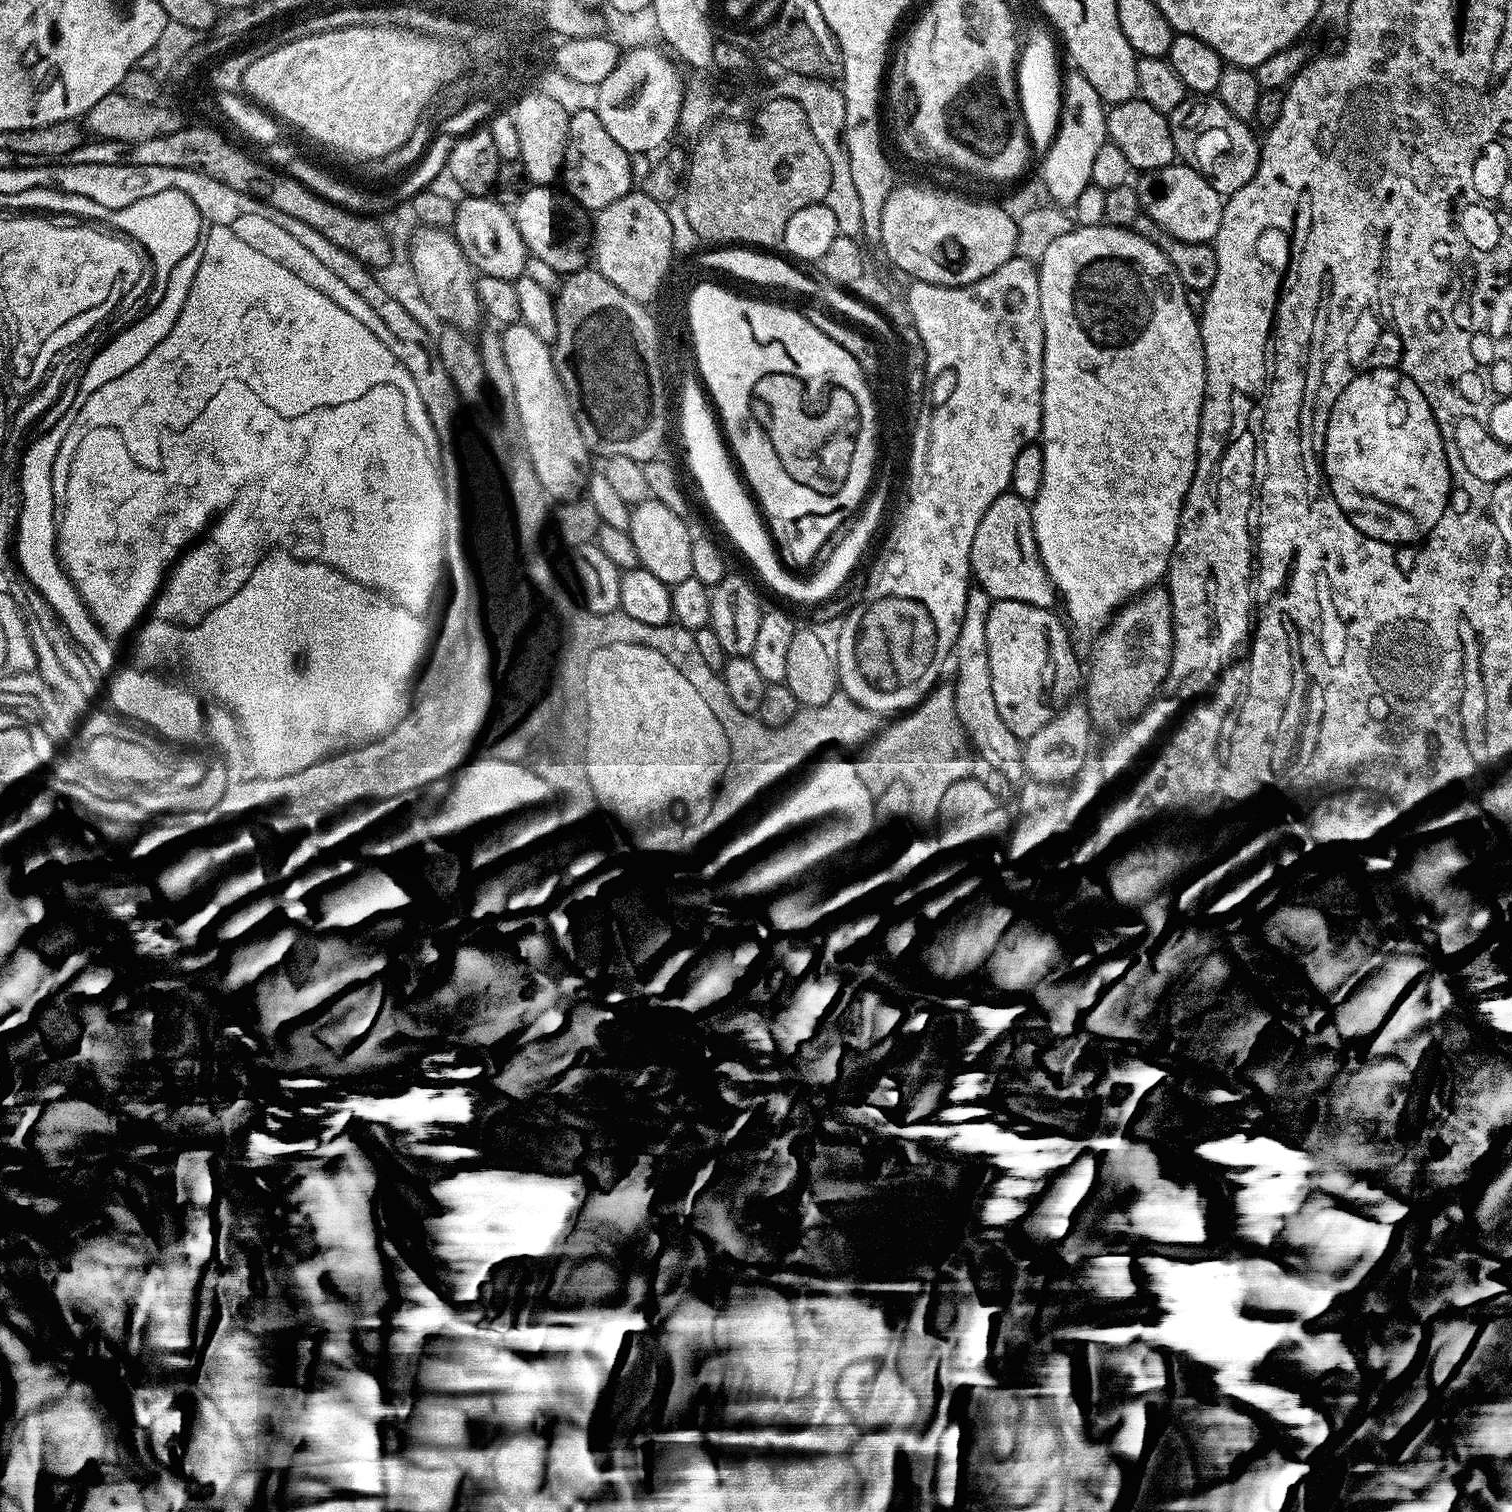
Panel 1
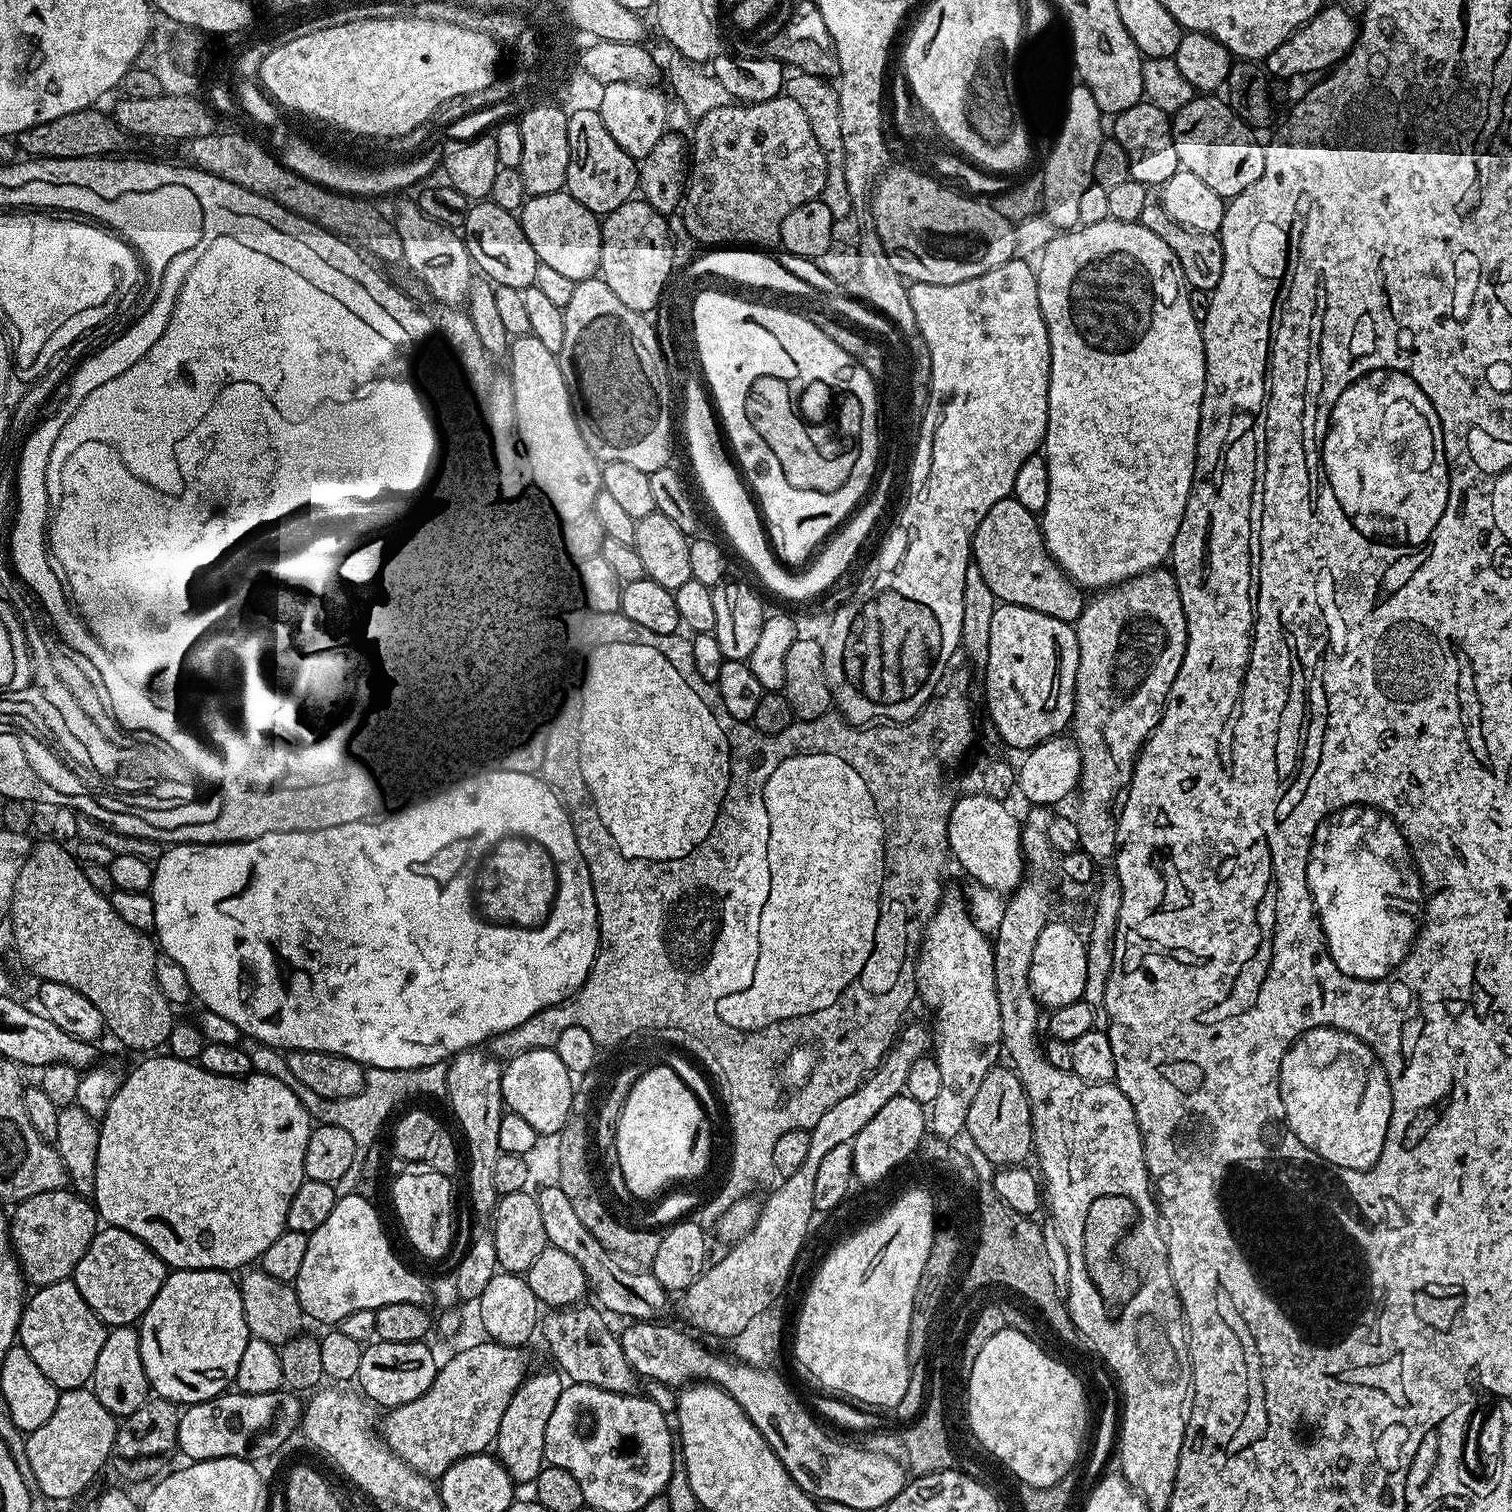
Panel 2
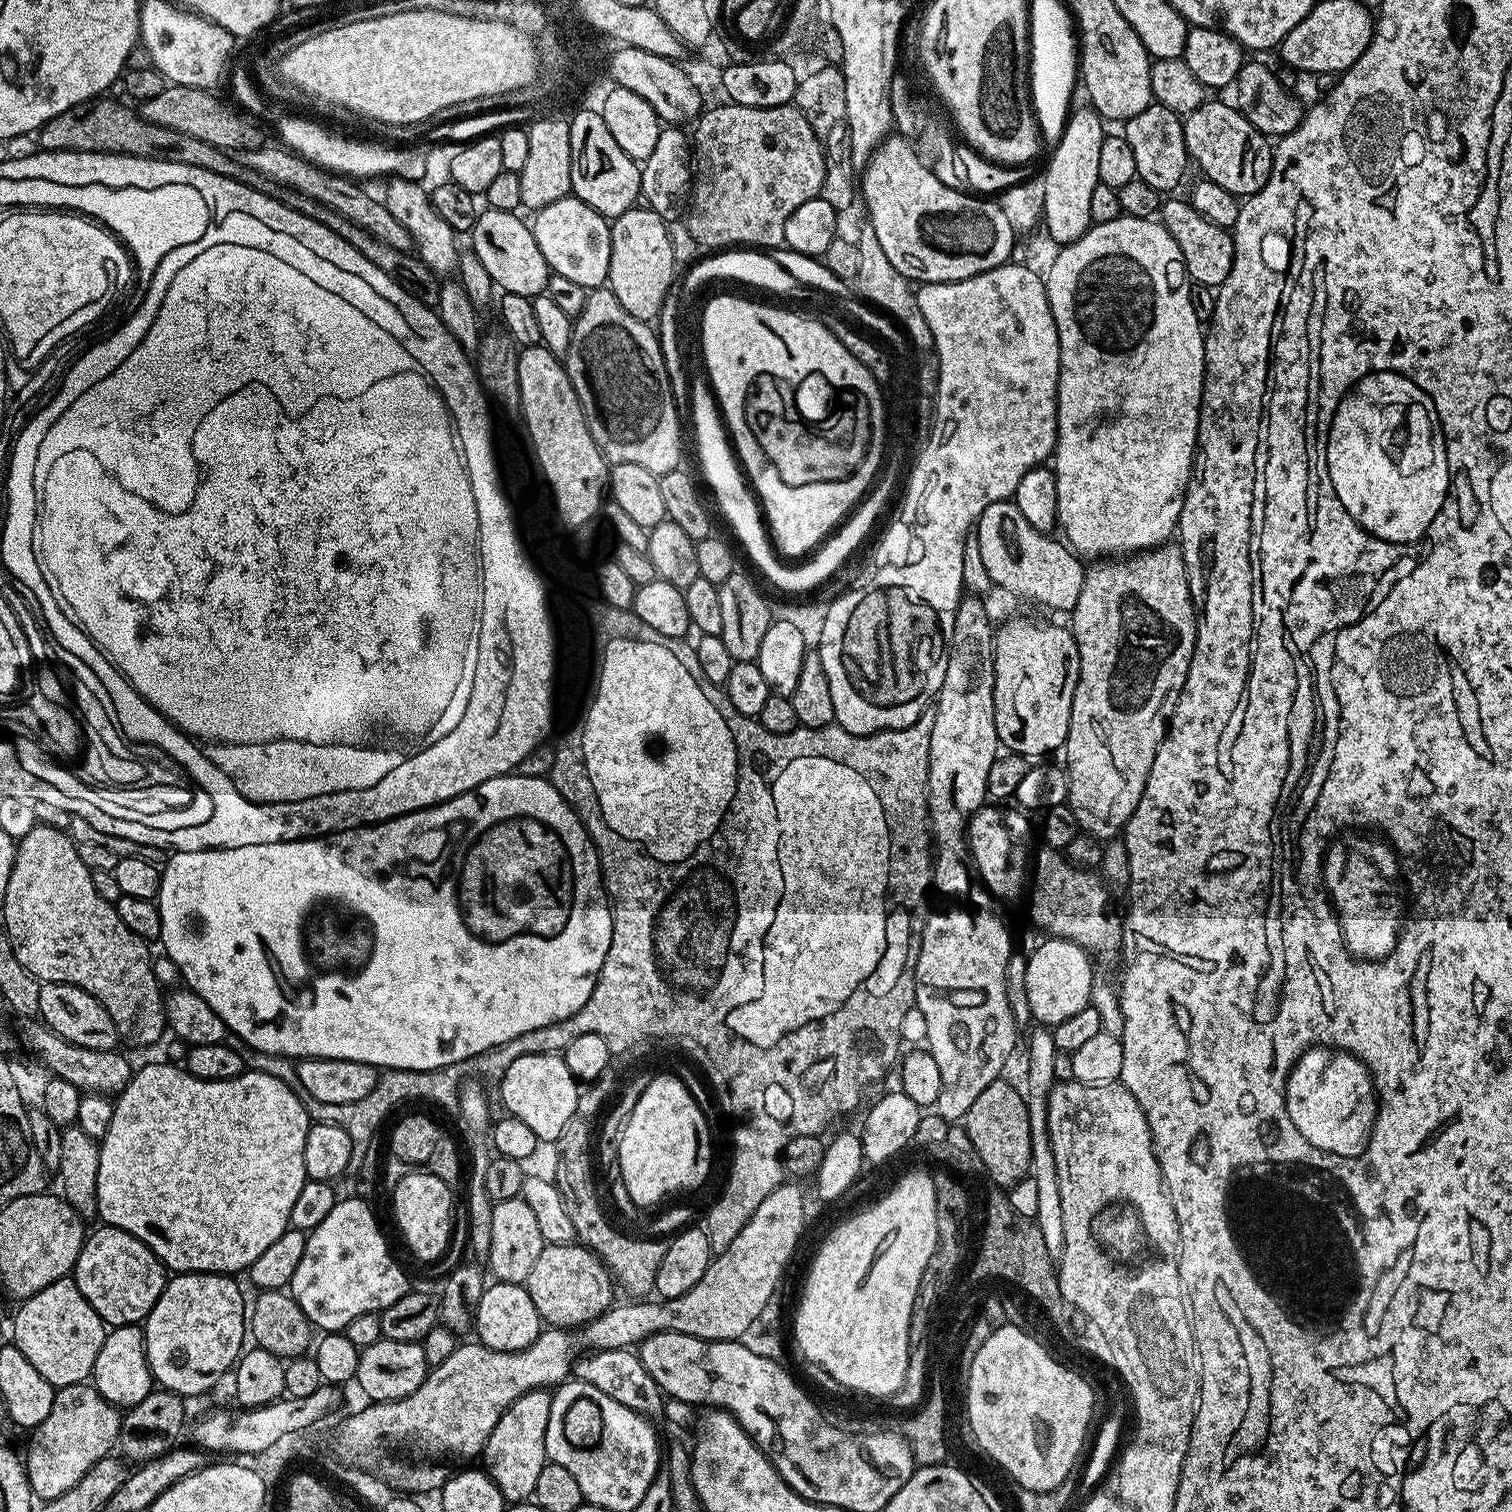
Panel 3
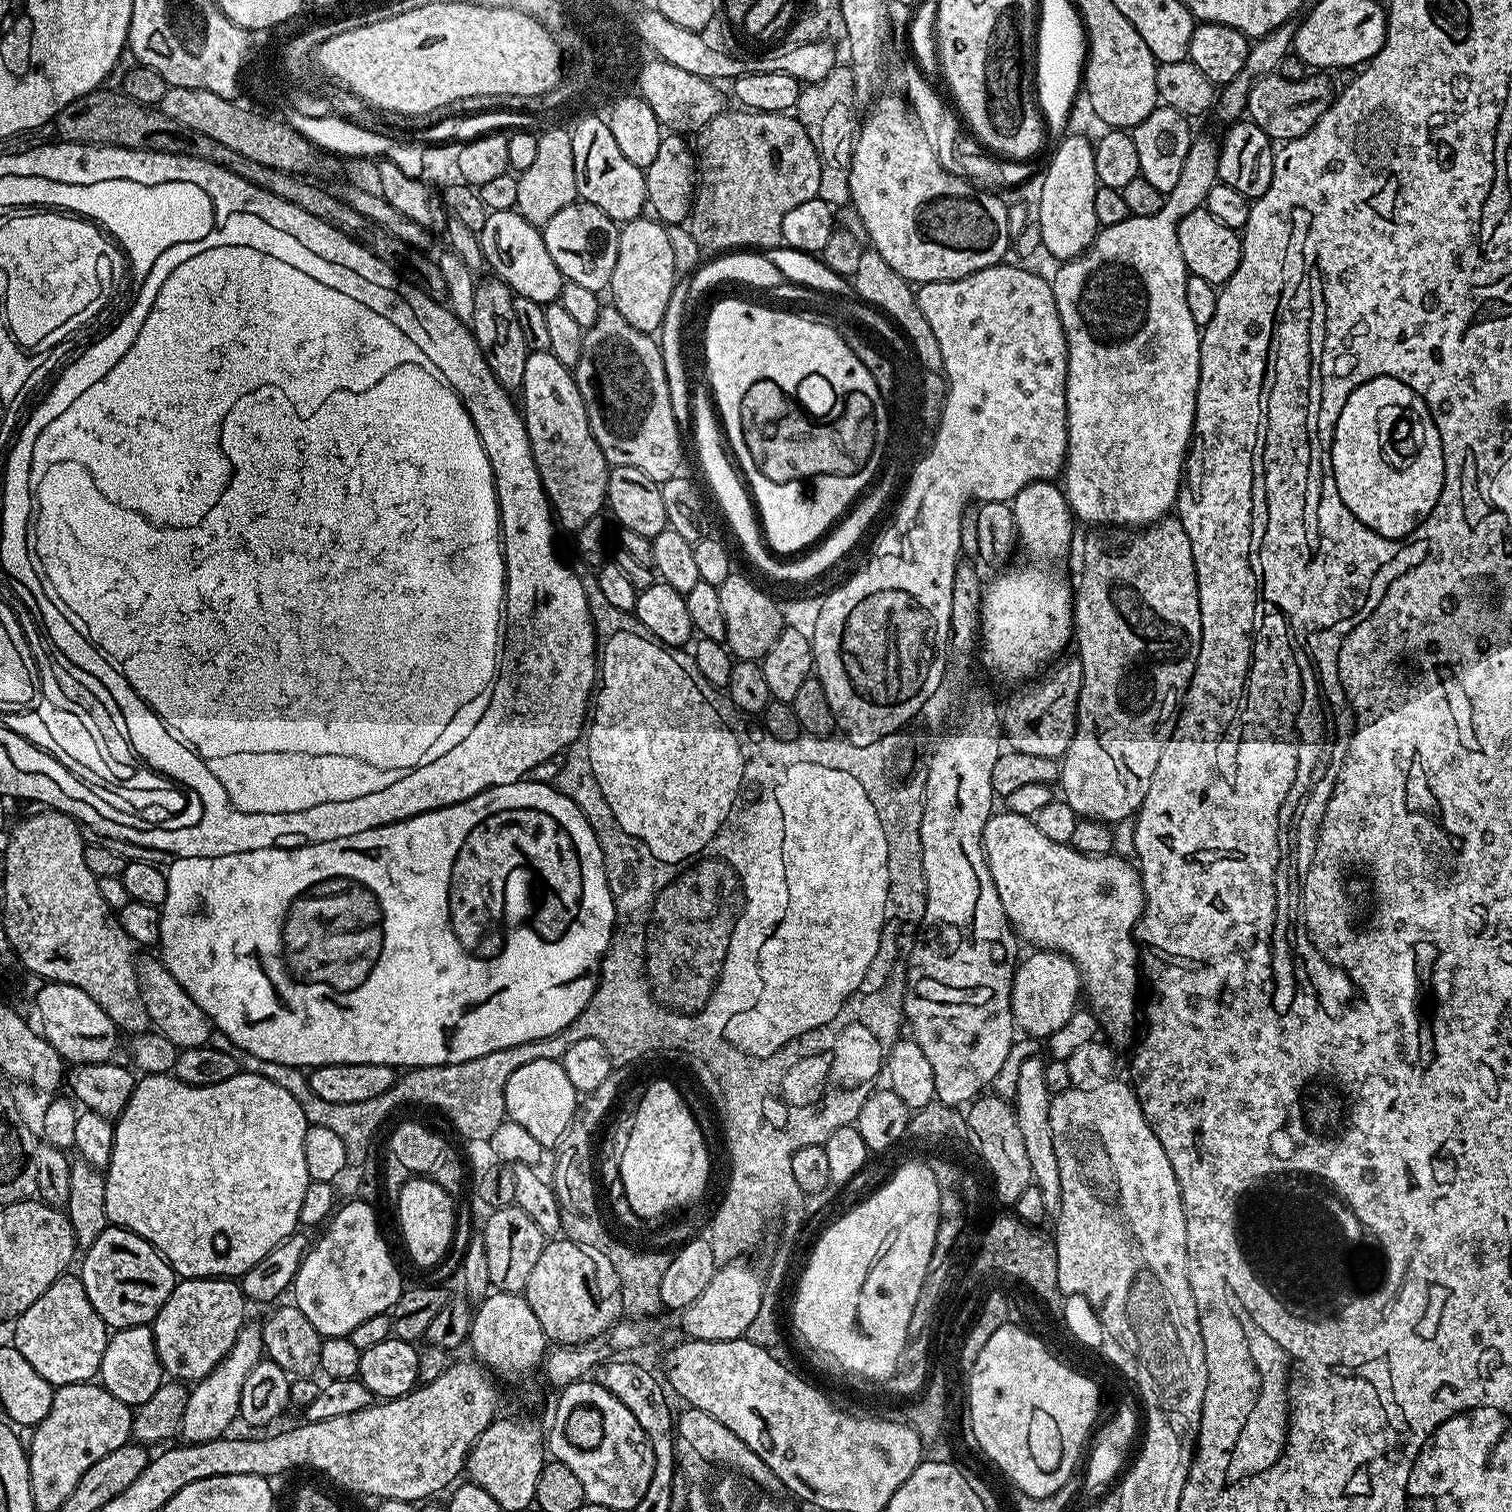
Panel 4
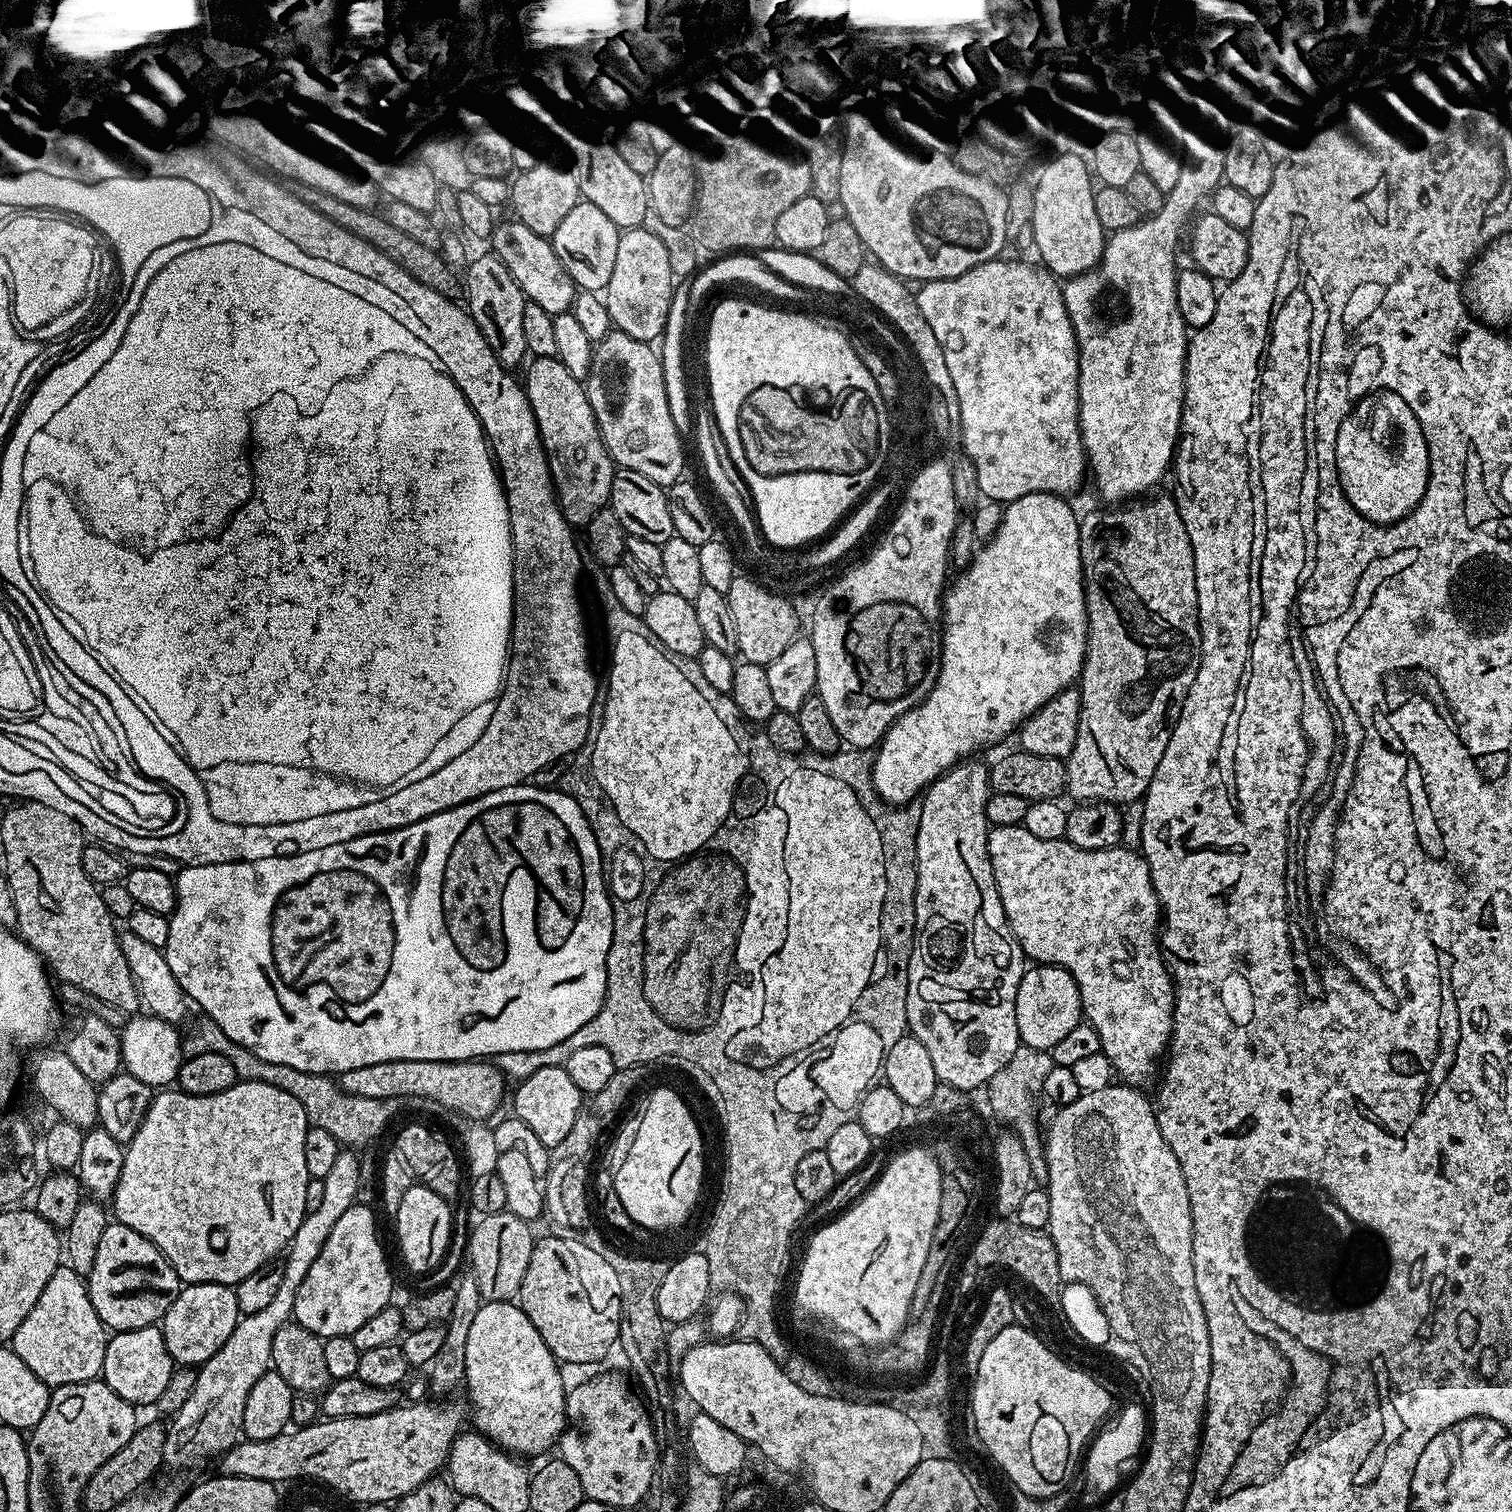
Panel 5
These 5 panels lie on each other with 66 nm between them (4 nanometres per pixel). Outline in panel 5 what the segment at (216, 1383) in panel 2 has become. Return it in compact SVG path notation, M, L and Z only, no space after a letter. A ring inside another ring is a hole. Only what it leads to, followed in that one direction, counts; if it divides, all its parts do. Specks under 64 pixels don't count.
M189 1284L181 1287L162 1321L166 1350L177 1365L204 1364L224 1347L241 1315L235 1291L227 1284Z

